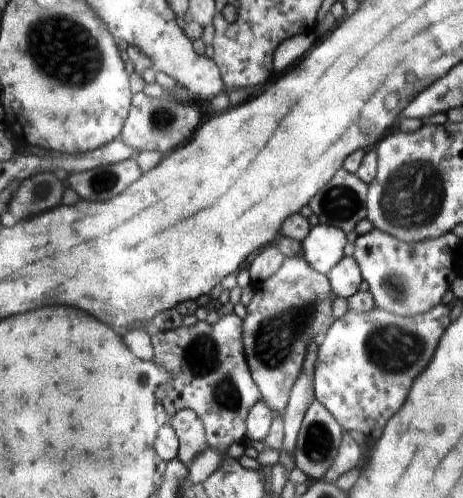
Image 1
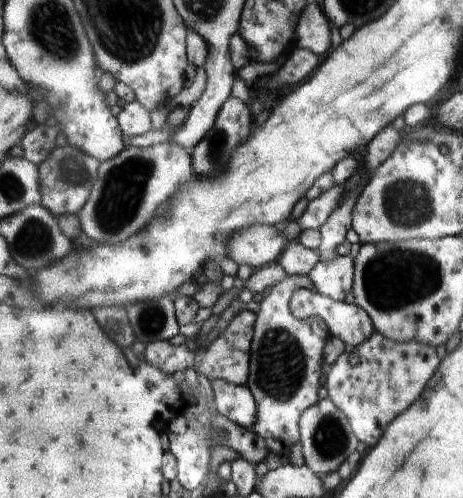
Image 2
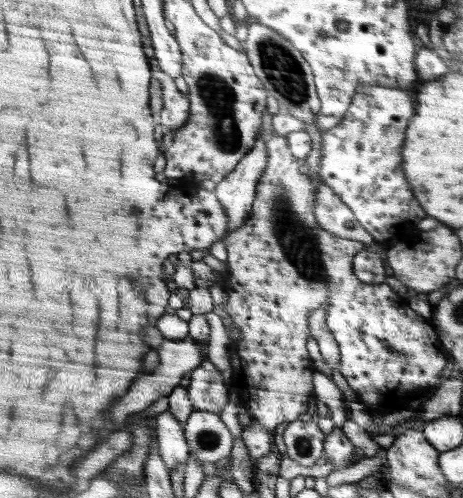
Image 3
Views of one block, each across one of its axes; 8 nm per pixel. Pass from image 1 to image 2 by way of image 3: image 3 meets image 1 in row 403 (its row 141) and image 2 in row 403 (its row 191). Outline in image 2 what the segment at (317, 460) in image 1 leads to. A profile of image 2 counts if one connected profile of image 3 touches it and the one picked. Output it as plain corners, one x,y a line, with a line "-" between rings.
323,394
319,404
311,406
311,408
307,408
307,412
303,412
303,418
301,418
303,458
305,458
305,464
319,476
329,476
329,474
337,472
351,458
351,454
355,454
359,442
361,440
357,438
355,430
351,428
351,420
327,394

